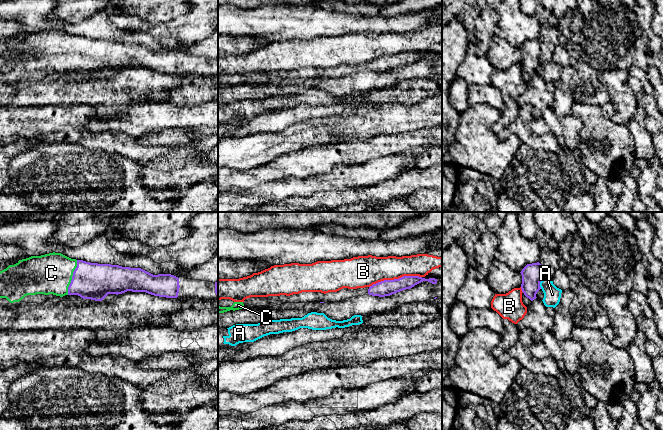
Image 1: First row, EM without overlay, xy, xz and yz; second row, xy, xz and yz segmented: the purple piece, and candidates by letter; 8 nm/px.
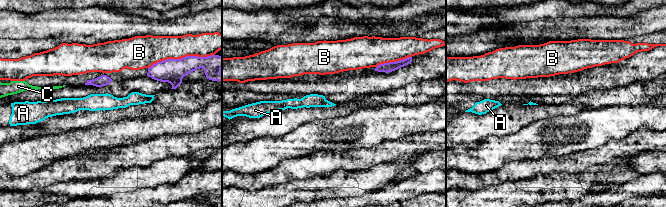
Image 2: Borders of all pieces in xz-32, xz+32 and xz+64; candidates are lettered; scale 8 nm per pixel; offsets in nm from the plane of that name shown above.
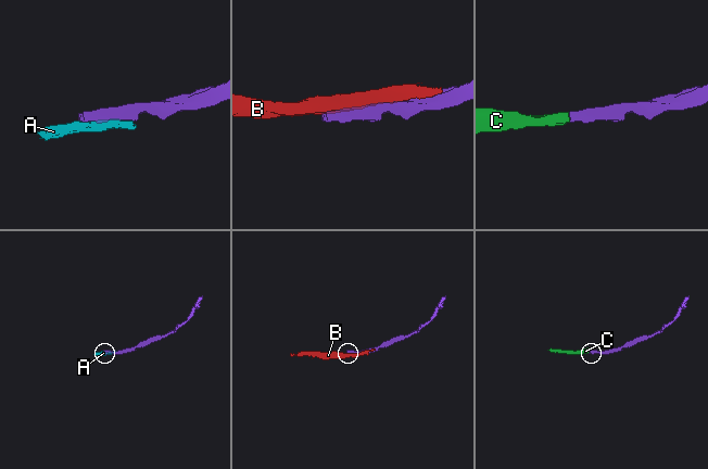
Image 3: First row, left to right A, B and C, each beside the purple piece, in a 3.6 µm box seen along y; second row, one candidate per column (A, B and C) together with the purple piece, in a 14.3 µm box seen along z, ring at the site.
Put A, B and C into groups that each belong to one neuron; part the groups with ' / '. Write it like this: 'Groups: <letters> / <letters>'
Groups: A / B / C

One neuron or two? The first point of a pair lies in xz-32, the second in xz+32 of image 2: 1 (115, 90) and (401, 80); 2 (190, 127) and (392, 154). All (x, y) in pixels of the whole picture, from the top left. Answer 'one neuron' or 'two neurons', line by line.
1: one neuron
2: two neurons

